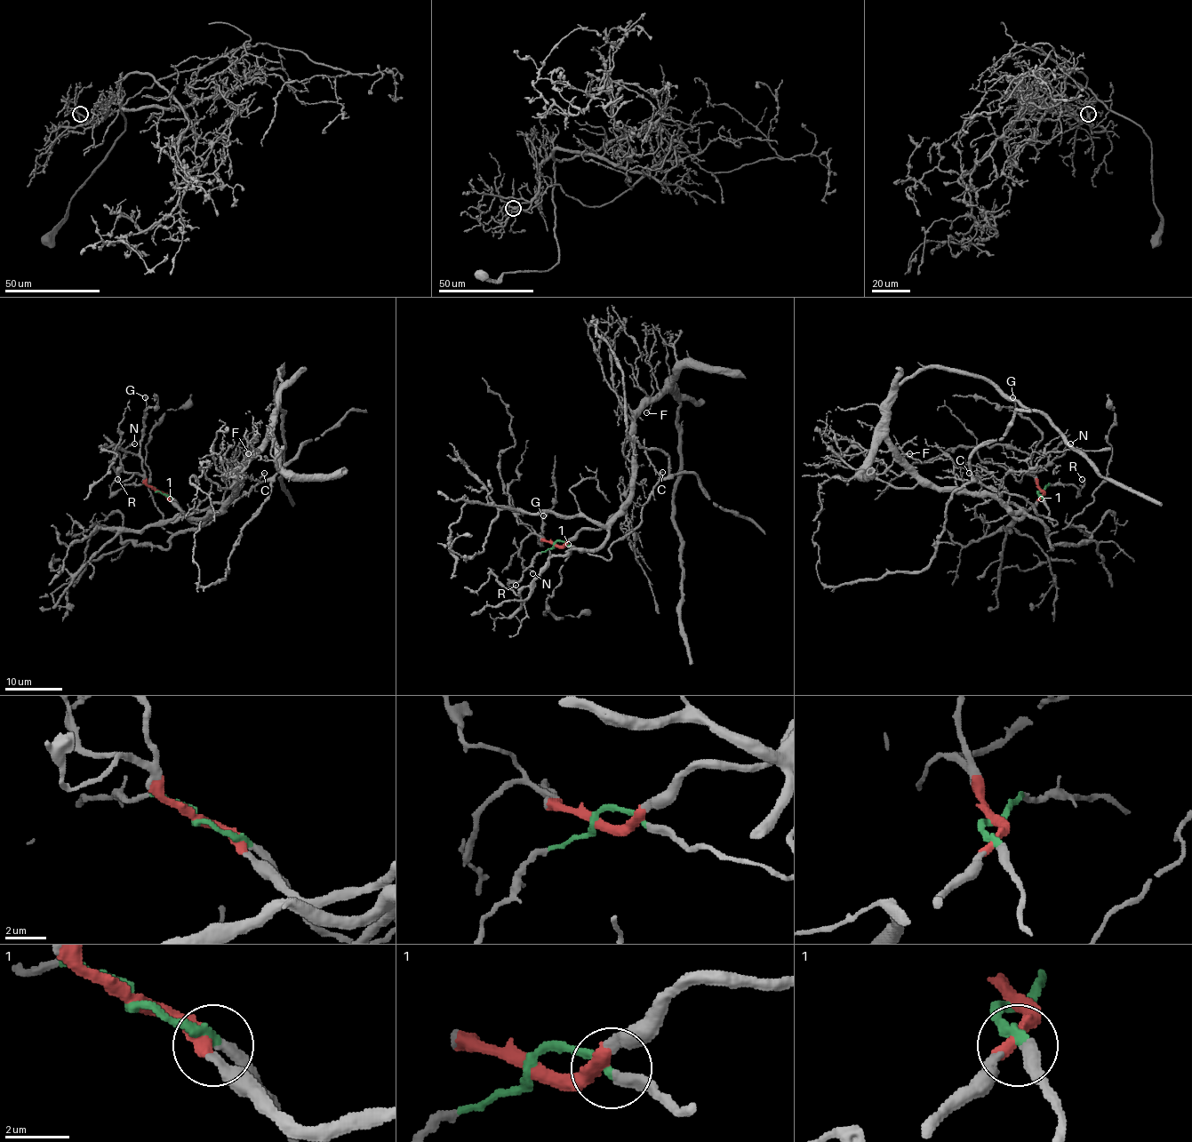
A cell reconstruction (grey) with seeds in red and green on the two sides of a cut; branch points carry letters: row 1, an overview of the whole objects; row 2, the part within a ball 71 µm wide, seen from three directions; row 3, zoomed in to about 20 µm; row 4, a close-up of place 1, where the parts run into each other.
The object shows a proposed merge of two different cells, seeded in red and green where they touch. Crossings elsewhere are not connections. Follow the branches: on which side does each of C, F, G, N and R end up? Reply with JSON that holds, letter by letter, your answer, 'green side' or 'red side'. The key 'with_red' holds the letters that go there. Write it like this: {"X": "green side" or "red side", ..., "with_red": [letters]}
{"C": "green side", "F": "red side", "G": "red side", "N": "red side", "R": "green side", "with_red": ["F", "G", "N"]}

